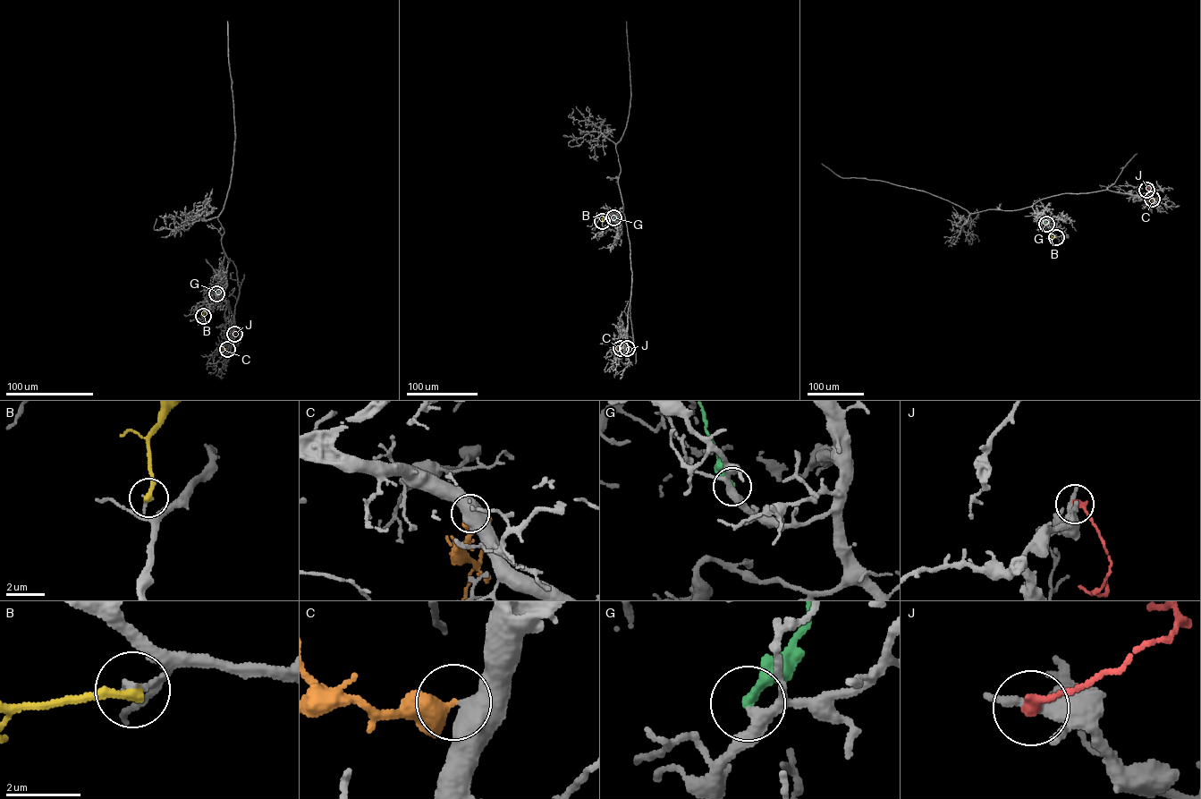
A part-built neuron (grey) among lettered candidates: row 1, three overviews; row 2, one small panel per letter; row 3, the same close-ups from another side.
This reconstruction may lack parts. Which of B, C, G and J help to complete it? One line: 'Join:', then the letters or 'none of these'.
Join: C, G, J

